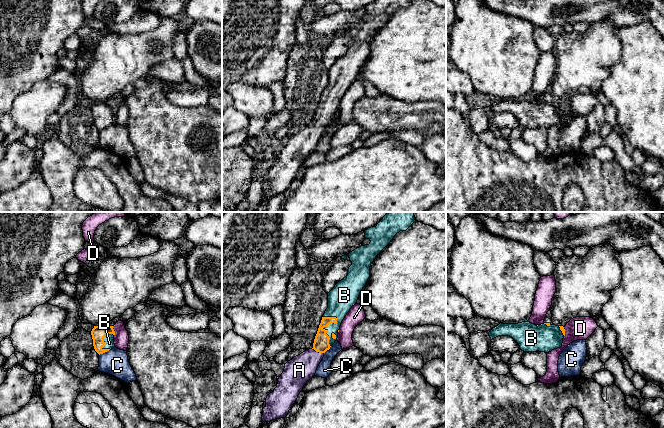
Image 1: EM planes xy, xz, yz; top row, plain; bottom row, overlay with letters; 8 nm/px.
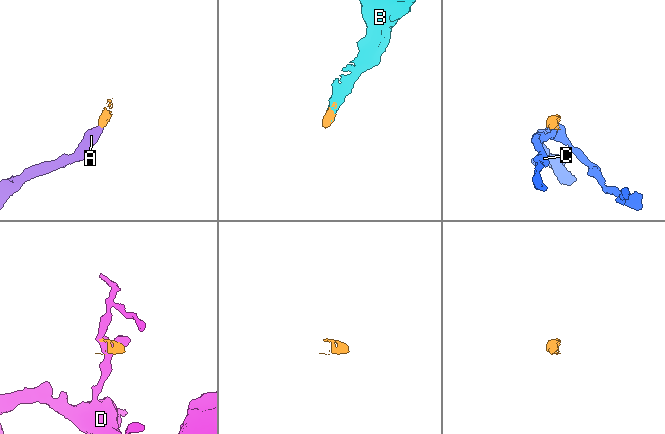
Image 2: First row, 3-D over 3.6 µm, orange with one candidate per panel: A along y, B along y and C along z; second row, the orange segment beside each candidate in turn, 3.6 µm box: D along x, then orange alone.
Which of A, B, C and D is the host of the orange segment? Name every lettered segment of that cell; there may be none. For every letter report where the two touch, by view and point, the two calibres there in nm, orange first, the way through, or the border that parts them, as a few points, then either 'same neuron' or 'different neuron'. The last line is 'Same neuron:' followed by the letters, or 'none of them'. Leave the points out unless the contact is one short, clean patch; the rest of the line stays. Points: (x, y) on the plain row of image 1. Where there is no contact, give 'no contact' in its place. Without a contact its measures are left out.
A: xz (318, 127) | 130/220 nm | across xz (321, 120), (318, 127), (299, 146) | same neuron
B: xz (329, 99) | 130/220 nm | across xz (321, 120), (329, 99), (336, 98), (343, 72) | same neuron
C: xy (104, 128) | 120/220 nm | along xy (109, 125), (99, 131) | different neuron
D: xy (114, 107) | 120/130 nm | different neuron
Same neuron: A, B

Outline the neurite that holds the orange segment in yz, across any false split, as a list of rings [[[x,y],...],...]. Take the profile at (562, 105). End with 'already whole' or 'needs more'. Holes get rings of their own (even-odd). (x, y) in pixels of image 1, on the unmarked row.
[[[527,97],[518,100],[500,99],[488,110],[491,116],[498,112],[510,112],[524,128],[549,129],[562,123],[565,105],[563,102],[551,101],[550,99],[535,101]]]; needs more

